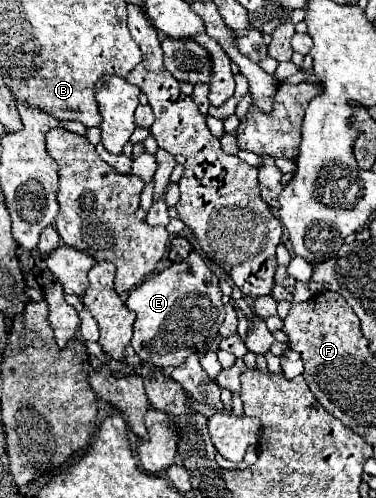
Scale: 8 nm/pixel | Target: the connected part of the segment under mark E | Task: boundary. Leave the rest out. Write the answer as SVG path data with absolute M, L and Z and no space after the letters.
M195 250L183 262L171 264L133 288L125 304L137 316L131 340L137 356L157 368L181 368L187 356L207 354L219 338L219 326L225 320L221 296L219 278Z

